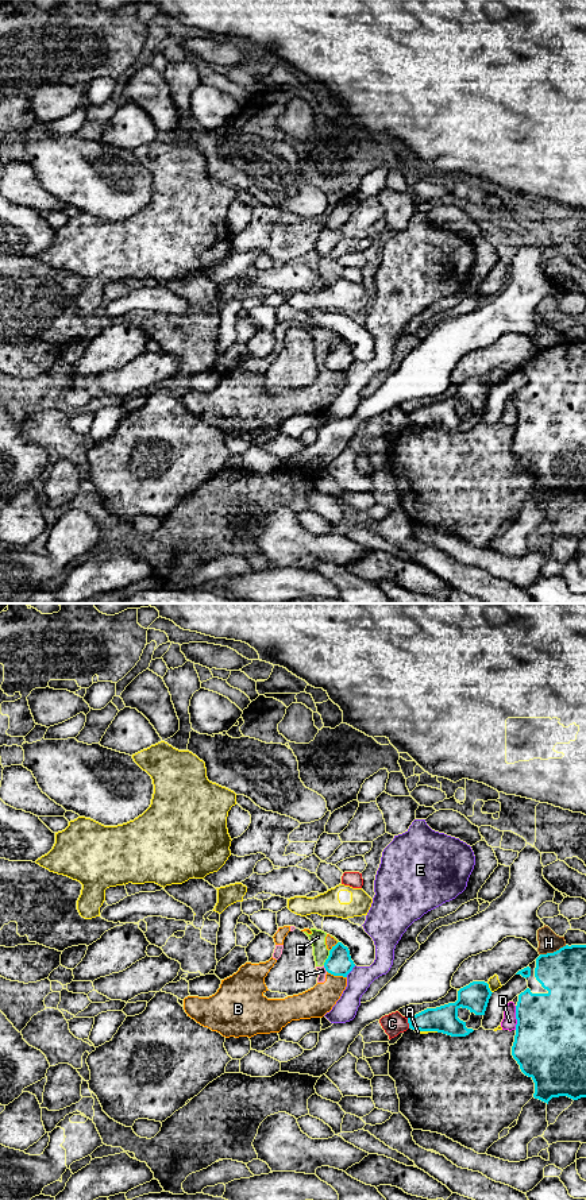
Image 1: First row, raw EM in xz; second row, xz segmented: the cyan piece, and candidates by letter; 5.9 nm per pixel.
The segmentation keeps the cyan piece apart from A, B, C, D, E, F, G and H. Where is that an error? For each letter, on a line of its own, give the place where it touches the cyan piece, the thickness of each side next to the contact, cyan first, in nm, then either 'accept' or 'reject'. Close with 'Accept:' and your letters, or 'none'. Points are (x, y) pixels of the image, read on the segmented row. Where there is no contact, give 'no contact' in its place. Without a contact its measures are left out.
A: contact xz (489, 988); calibres 160 and 70 nm; reject
B: contact xz (336, 975); calibres 150 and 180 nm; reject
C: contact xz (408, 1022); calibres 160 and 130 nm; reject
D: contact xz (516, 1018); calibres 420 and 90 nm; reject
E: contact xz (351, 969); calibres 150 and 140 nm; reject
F: contact xz (328, 957); calibres 150 and 90 nm; reject
G: contact xz (324, 967); calibres 150 and 50 nm; reject
H: contact xz (554, 952); calibres 280 and 130 nm; reject
Accept: none

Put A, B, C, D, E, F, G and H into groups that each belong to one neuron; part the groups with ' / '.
A / B F G H / C / D / E

